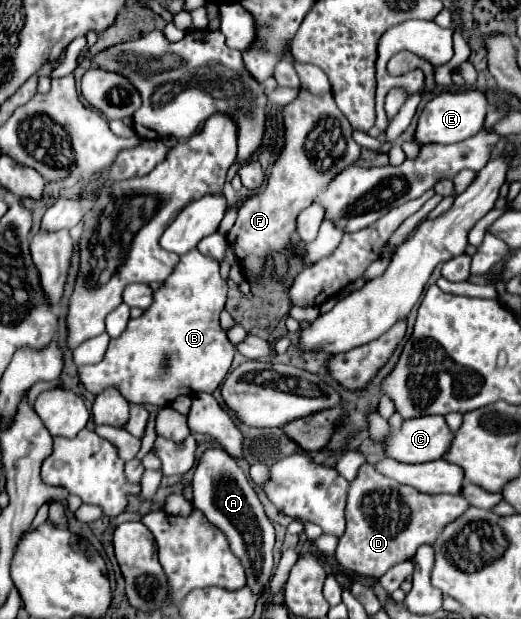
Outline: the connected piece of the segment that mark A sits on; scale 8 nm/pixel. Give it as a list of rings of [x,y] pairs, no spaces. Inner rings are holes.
[[[210,447],[194,473],[192,483],[192,505],[200,509],[206,519],[220,527],[230,543],[230,551],[240,559],[246,571],[246,585],[254,595],[268,595],[266,585],[274,573],[272,549],[274,549],[274,527],[266,517],[262,503],[258,501],[254,489],[250,487],[244,471],[234,463],[234,459],[222,447]]]

